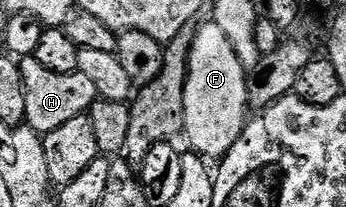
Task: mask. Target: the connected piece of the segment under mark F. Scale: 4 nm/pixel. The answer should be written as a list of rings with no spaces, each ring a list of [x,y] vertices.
[[[213,23],[198,26],[195,29],[195,38],[191,40],[191,54],[189,55],[189,71],[185,83],[185,119],[183,133],[192,150],[204,159],[222,159],[237,143],[243,134],[243,127],[249,120],[249,77],[248,70],[244,69],[241,59],[237,59],[237,51],[233,51],[233,43],[225,39],[225,31]]]

